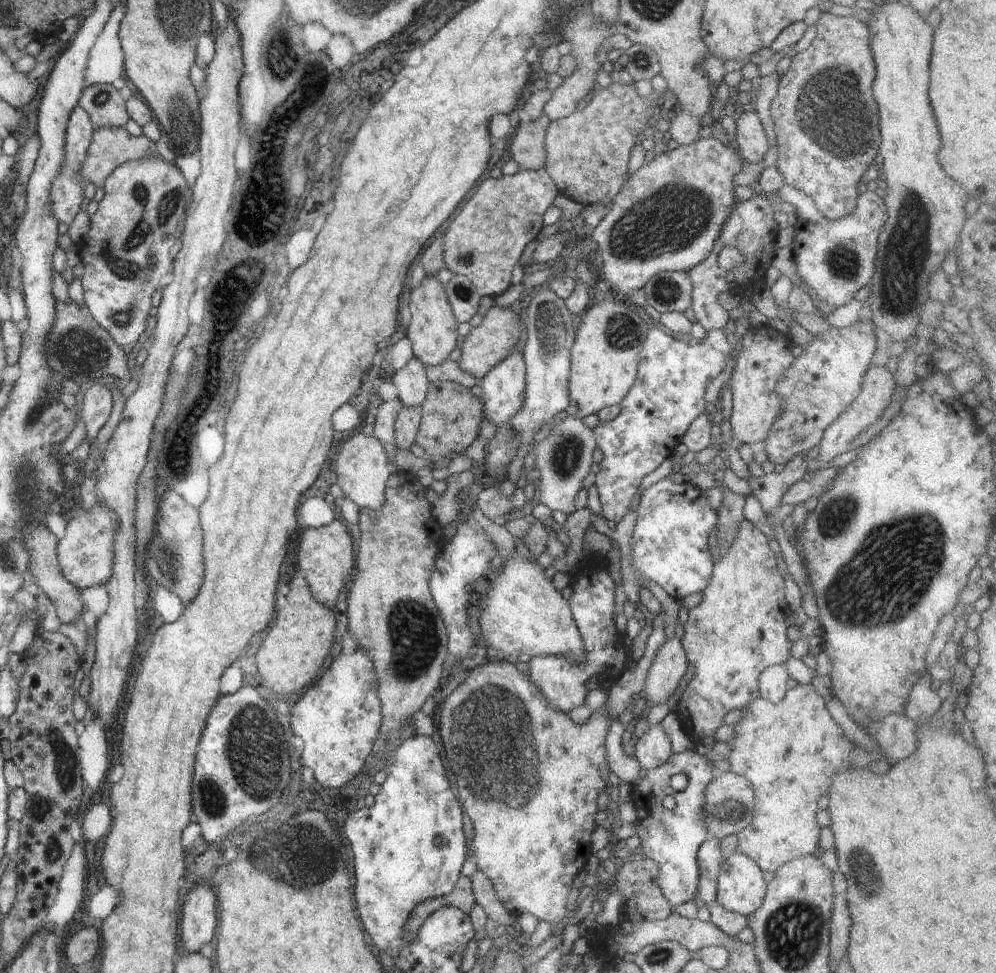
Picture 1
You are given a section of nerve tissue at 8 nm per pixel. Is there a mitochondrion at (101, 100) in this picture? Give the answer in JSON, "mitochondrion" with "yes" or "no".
{"mitochondrion":"yes"}

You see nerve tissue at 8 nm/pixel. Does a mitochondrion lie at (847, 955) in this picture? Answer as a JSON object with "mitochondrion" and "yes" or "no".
{"mitochondrion":"no"}

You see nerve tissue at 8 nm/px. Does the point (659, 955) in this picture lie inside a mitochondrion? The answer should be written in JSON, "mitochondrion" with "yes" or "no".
{"mitochondrion":"yes"}

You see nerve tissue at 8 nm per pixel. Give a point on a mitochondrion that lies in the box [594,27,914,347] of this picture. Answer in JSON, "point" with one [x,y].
{"point":[833,107]}

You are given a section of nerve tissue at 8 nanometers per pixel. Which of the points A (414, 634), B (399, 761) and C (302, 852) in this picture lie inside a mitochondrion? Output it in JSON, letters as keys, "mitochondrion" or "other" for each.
{"A":"mitochondrion","B":"other","C":"mitochondrion"}

